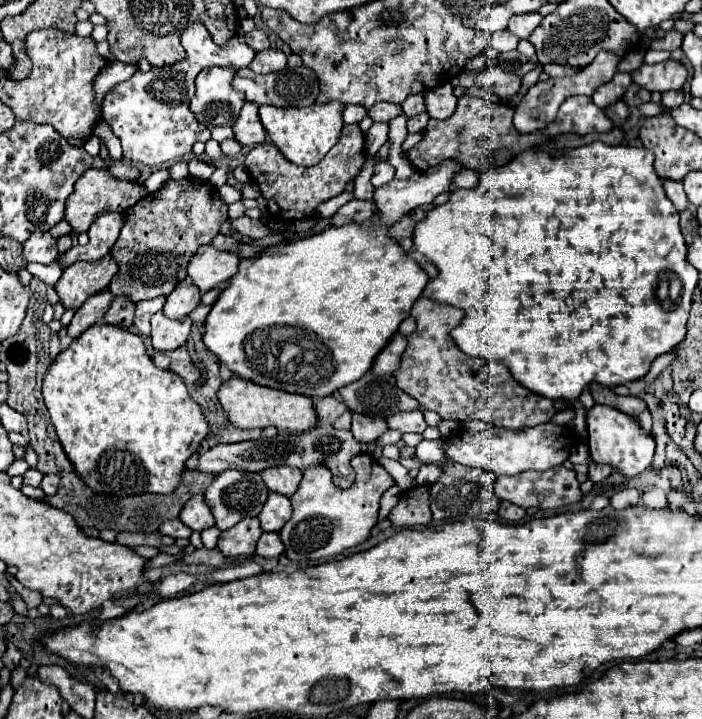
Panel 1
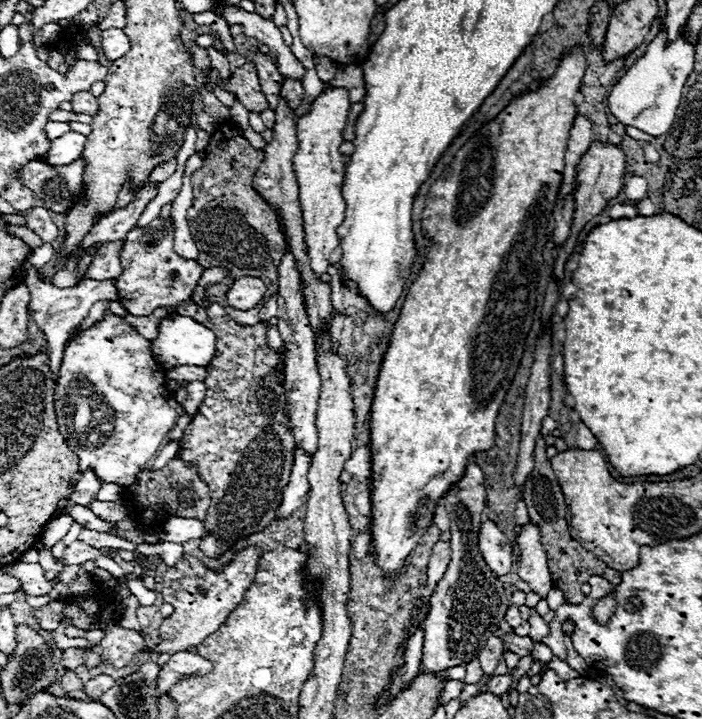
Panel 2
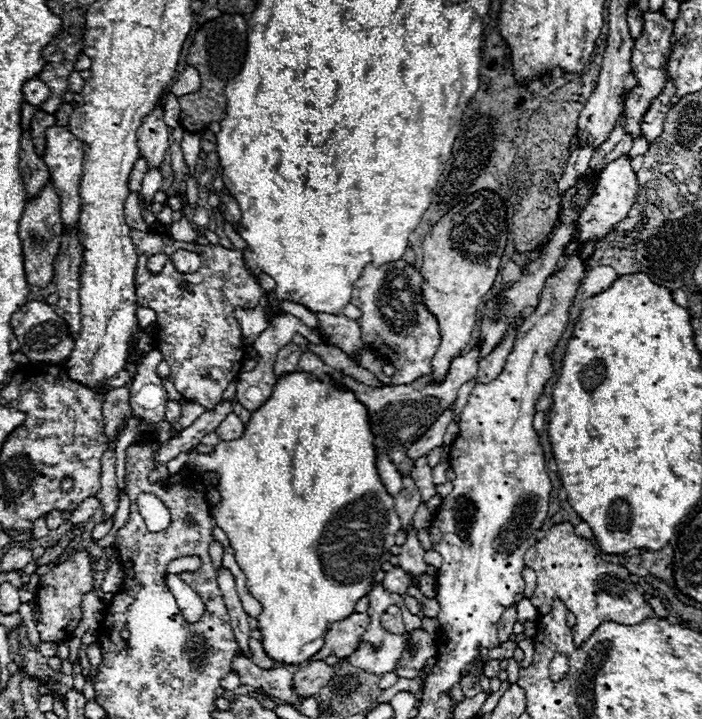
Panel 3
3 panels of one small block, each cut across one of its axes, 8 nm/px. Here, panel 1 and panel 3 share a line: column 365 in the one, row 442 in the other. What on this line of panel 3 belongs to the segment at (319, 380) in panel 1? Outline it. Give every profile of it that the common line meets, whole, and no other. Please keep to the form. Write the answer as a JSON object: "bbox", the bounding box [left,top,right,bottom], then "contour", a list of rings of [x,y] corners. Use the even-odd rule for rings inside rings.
{"bbox":[188,372,400,664],"contour":[[[286,372],[284,376],[278,378],[274,384],[272,396],[256,410],[252,412],[248,424],[244,426],[244,434],[238,440],[222,440],[214,452],[210,454],[198,454],[196,450],[190,452],[188,466],[194,466],[196,470],[214,470],[217,473],[217,489],[222,494],[222,502],[212,508],[212,514],[216,518],[216,524],[228,534],[234,556],[238,558],[238,564],[242,566],[250,592],[254,598],[262,602],[262,618],[258,618],[260,632],[262,632],[262,646],[266,654],[284,664],[302,664],[308,662],[312,654],[316,654],[322,644],[324,644],[324,634],[330,628],[332,622],[338,622],[342,618],[348,618],[354,612],[354,606],[360,598],[364,598],[372,584],[374,584],[374,574],[382,570],[382,564],[388,560],[388,552],[394,546],[394,534],[400,530],[400,518],[394,508],[394,498],[386,492],[378,468],[376,468],[376,446],[374,446],[374,434],[370,430],[370,420],[368,420],[368,408],[354,396],[352,390],[342,388],[332,380],[330,374],[316,378],[310,372]]]}

